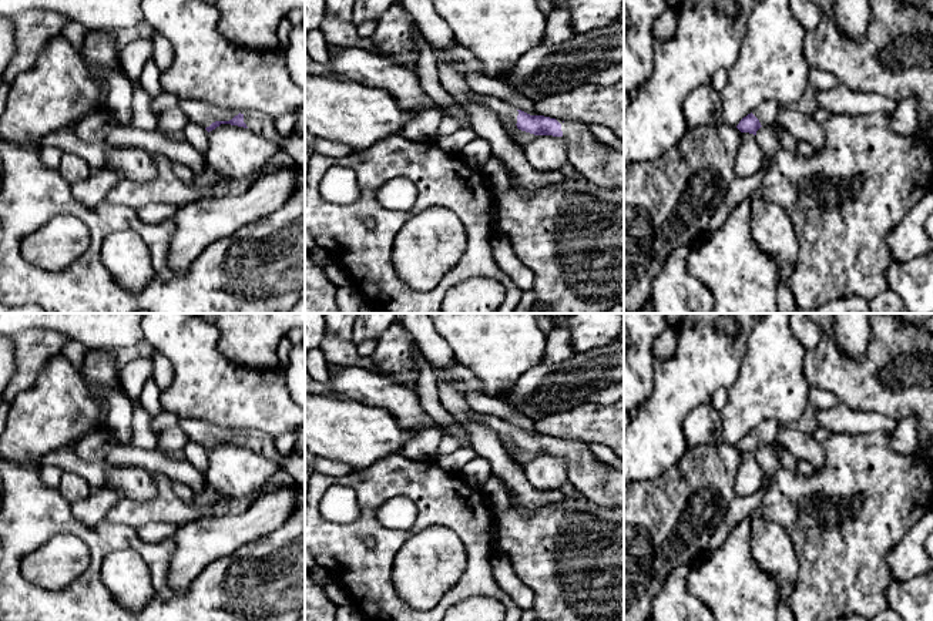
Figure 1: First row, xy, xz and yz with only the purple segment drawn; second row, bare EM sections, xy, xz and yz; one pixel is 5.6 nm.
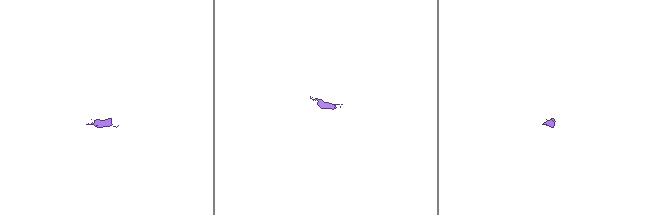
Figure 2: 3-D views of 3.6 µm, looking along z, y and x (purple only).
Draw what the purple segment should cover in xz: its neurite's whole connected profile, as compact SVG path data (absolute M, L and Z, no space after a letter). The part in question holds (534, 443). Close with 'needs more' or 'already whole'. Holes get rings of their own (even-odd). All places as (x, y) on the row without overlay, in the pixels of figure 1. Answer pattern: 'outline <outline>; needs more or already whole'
outline M473 412L471 419L491 427L500 436L506 452L520 466L540 454L561 456L568 464L568 481L588 506L624 508L624 470L604 463L595 447L578 440L530 434L486 413Z; needs more

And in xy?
outline M179 419L178 426L189 442L204 446L208 452L221 443L248 447L266 460L279 463L296 484L305 487L305 453L295 449L288 454L281 452L281 442L255 429L225 429L199 419Z; needs more

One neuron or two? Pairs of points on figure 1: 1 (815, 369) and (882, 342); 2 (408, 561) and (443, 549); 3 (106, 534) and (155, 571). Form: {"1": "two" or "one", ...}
{"1": "one", "2": "one", "3": "one"}

